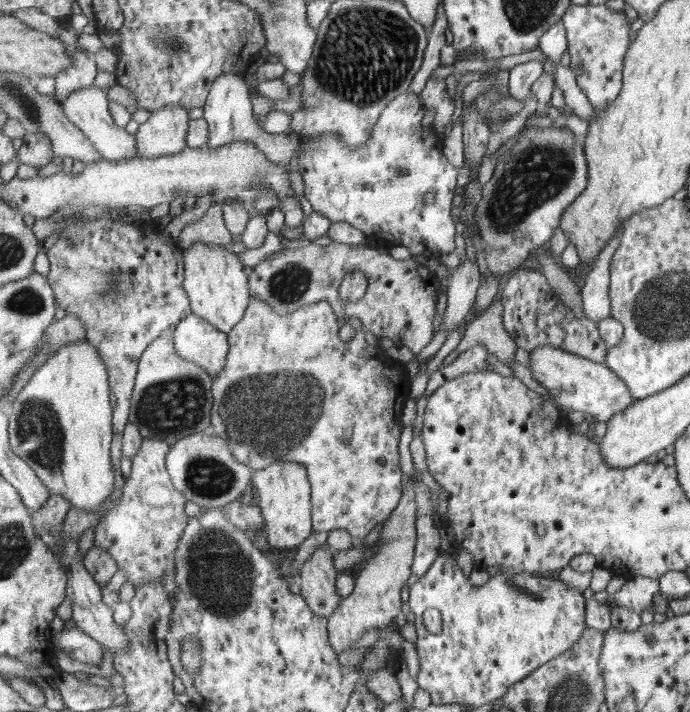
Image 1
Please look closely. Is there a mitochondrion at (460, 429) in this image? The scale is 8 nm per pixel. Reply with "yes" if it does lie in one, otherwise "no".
no

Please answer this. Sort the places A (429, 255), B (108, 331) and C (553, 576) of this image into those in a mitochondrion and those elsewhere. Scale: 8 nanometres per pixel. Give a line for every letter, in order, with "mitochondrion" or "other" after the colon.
A: other
B: mitochondrion
C: other

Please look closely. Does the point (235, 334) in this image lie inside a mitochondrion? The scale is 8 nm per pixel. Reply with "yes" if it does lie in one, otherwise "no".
no

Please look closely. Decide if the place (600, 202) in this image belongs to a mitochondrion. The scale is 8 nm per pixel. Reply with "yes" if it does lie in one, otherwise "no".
no

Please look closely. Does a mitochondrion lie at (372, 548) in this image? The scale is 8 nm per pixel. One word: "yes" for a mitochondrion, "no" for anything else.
no

